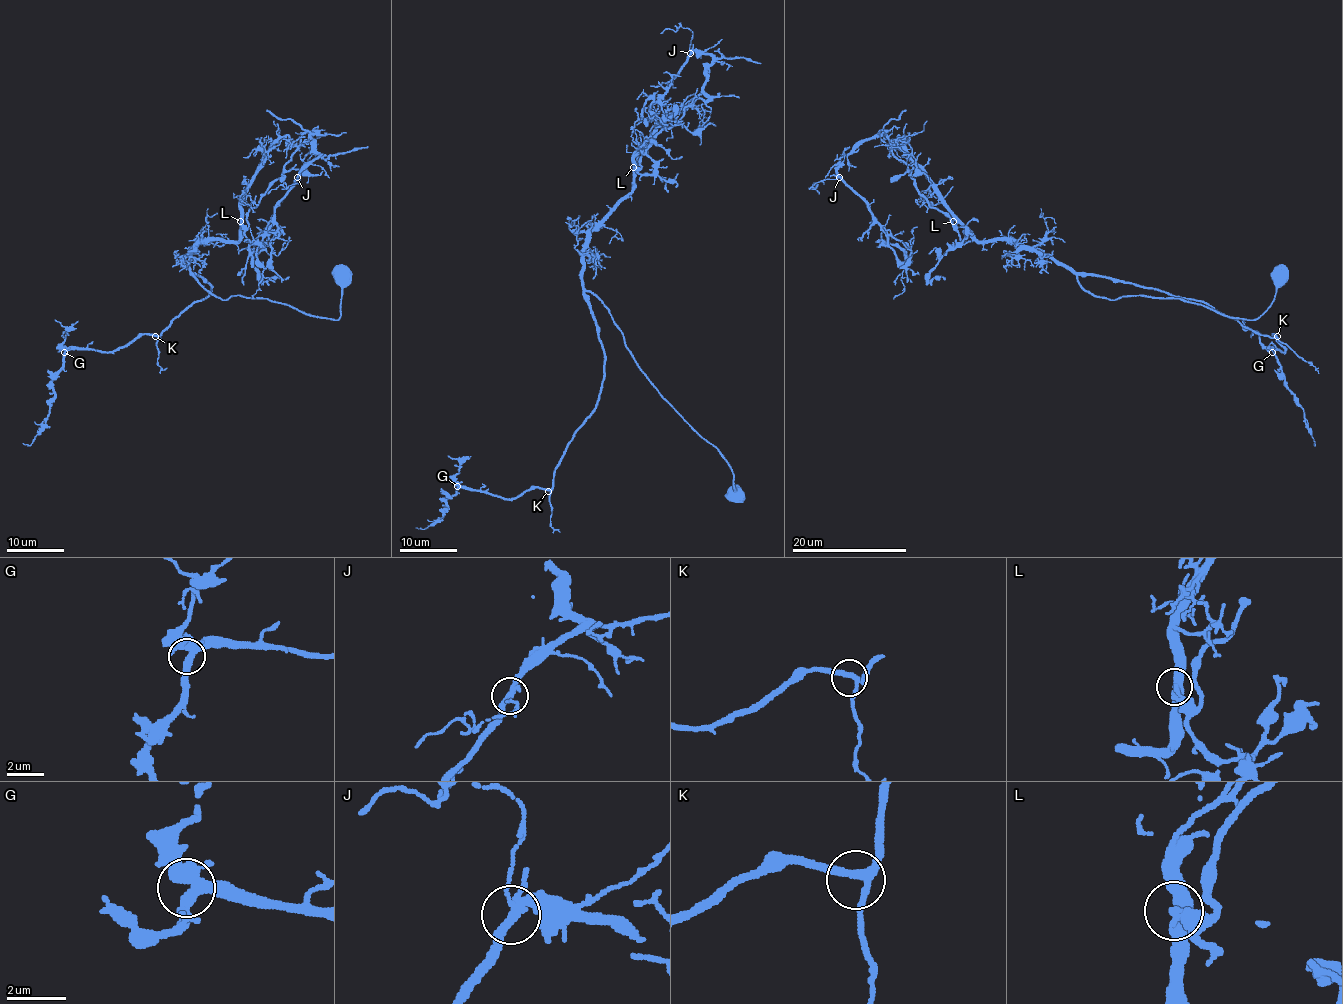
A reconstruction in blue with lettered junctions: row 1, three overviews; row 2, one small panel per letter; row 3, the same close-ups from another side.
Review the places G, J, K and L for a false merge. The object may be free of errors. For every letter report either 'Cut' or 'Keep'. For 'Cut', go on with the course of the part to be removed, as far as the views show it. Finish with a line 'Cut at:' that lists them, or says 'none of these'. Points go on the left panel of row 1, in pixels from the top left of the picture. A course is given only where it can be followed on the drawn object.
G: Keep
J: Keep
K: Keep
L: Cut. Course of the part to remove: (240, 222), (283, 174), (306, 130), (318, 156), (277, 203), (257, 249), (264, 267), (251, 299)
Cut at: L

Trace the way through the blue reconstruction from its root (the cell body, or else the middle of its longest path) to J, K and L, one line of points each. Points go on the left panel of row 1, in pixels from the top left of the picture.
J: (341, 273), (337, 319), (221, 299), (191, 273), (200, 243), (240, 237), (306, 130), (318, 156), (297, 177)
K: (341, 273), (337, 319), (310, 316), (267, 299), (238, 295), (221, 299), (192, 275), (211, 290), (155, 336)
L: (341, 273), (337, 319), (267, 299), (211, 295), (191, 273), (190, 253), (210, 240), (237, 240), (240, 222)

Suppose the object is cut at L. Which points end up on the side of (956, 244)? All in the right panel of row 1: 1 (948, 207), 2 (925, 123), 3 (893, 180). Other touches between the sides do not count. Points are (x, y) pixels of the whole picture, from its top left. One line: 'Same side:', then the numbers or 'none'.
Same side: none

